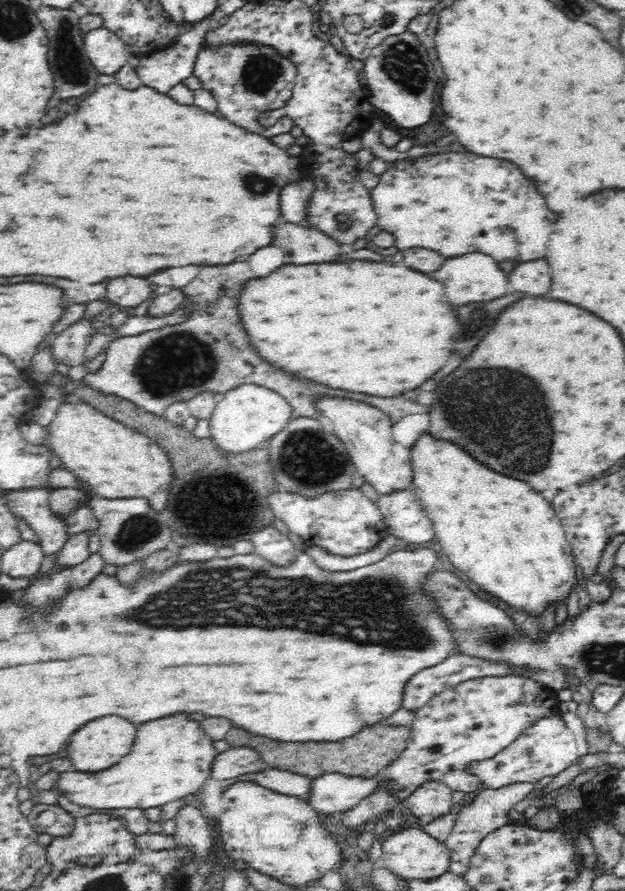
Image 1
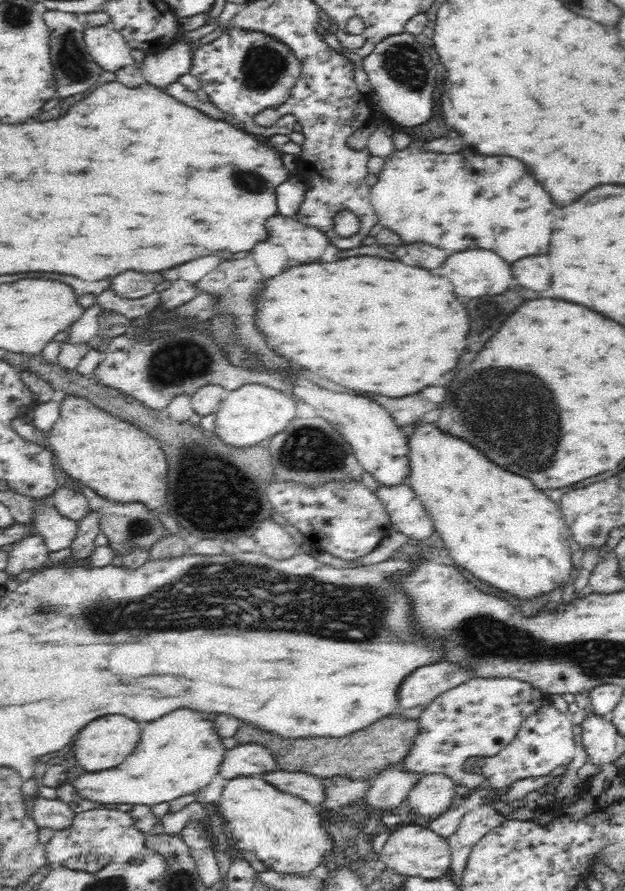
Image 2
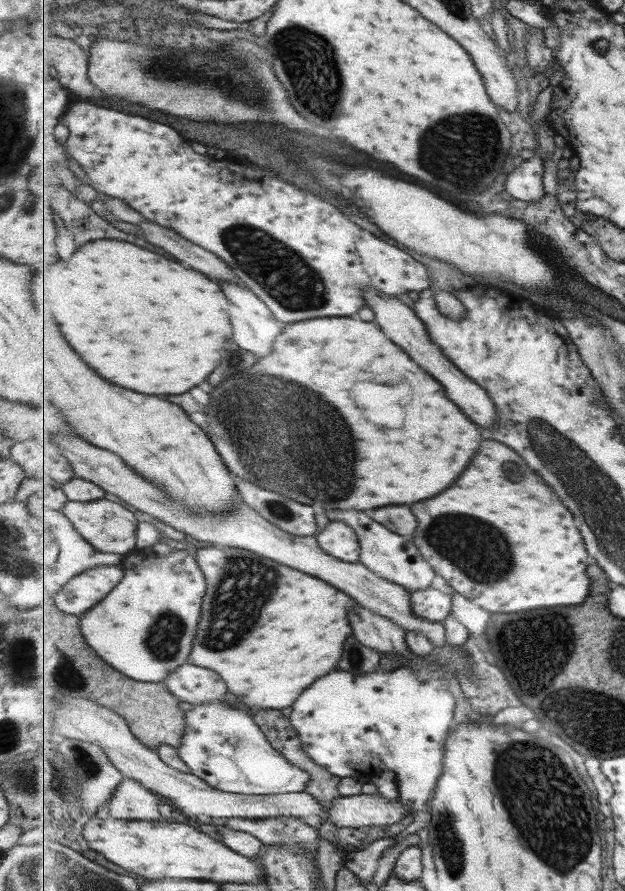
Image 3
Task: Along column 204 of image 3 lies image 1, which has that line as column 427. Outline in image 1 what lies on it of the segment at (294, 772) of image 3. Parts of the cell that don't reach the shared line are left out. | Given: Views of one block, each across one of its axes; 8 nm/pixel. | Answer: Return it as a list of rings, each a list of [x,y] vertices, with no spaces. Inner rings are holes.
[[[485,676],[456,684],[437,694],[428,704],[415,712],[406,749],[392,764],[384,767],[373,778],[348,777],[341,773],[327,773],[313,783],[313,794],[308,804],[323,818],[335,812],[355,808],[360,800],[374,792],[380,784],[389,784],[397,790],[401,801],[418,790],[428,780],[440,780],[453,792],[472,793],[481,790],[480,778],[472,775],[468,766],[472,762],[496,756],[530,723],[533,723],[542,710],[556,713],[558,692],[546,690],[542,685],[520,676]]]

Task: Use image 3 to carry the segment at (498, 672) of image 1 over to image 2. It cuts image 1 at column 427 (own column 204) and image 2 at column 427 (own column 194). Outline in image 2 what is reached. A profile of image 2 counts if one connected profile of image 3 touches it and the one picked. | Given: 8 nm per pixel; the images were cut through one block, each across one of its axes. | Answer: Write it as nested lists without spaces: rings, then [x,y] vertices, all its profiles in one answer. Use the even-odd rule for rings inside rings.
[[[449,662],[419,666],[398,686],[398,706],[401,709],[426,706],[443,692],[471,678],[469,670],[462,670]]]

